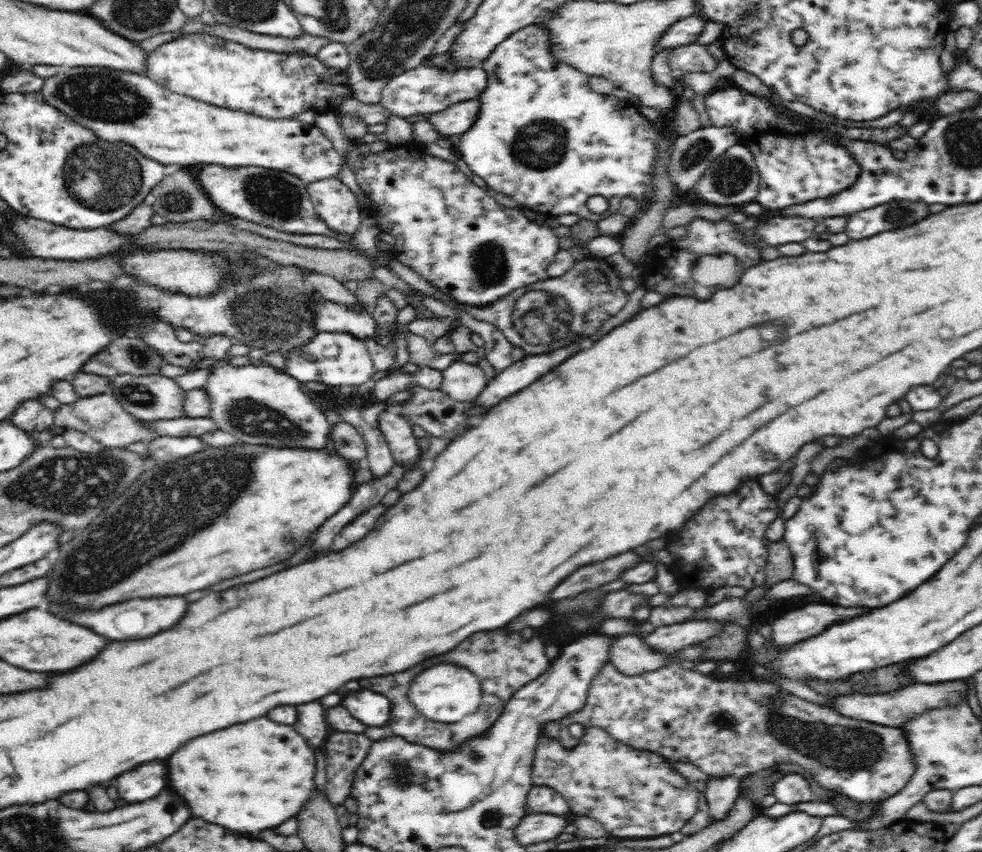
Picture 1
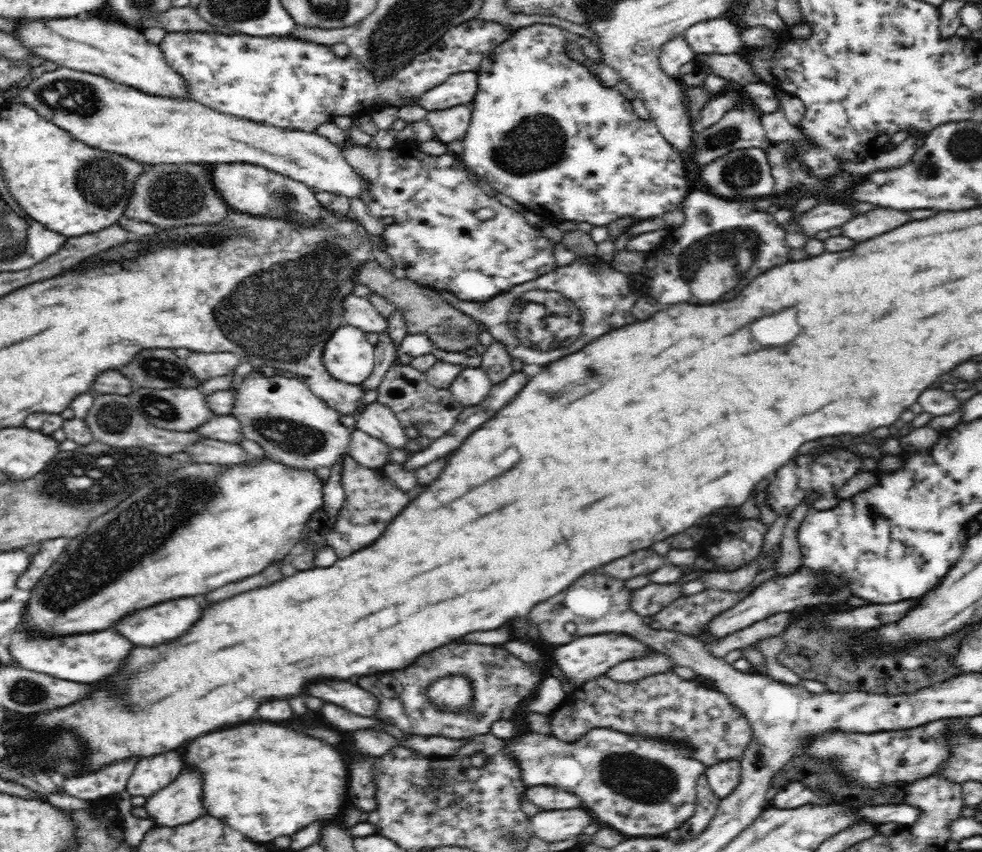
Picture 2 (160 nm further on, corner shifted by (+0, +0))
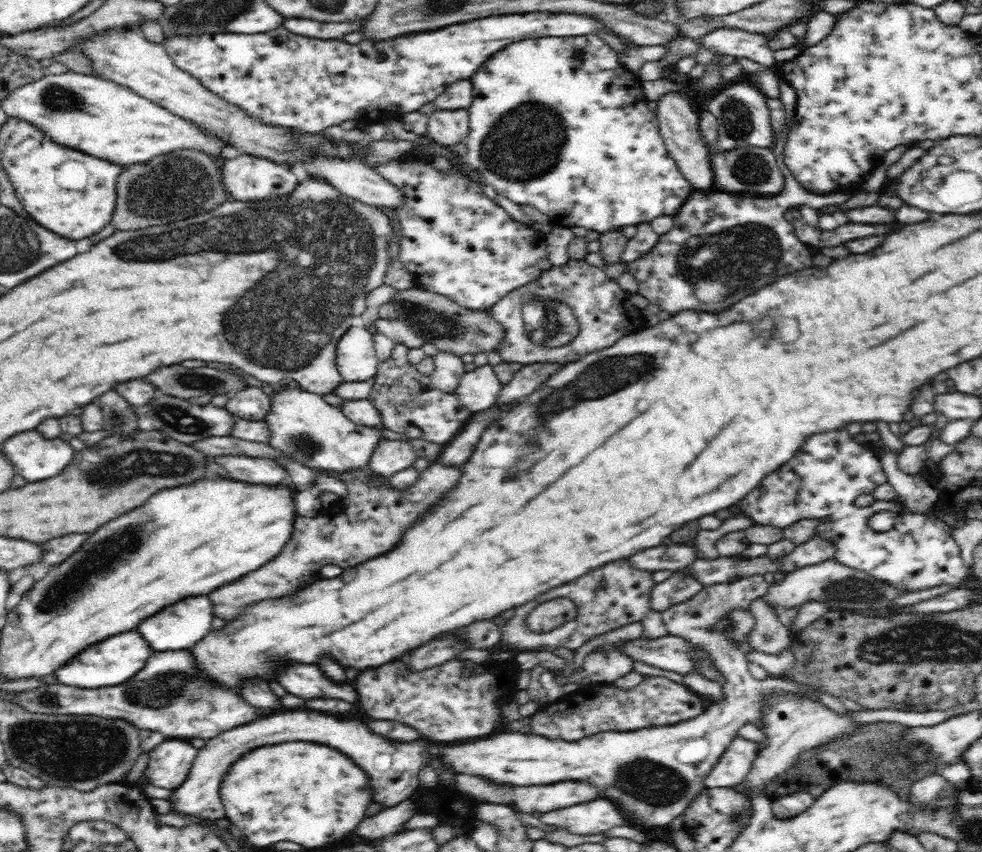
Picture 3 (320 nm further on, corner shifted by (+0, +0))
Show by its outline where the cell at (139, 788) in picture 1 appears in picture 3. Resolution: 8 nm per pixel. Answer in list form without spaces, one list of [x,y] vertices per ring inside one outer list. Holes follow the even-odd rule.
[[[167,738],[149,752],[147,782],[158,788],[177,789],[188,778],[198,751],[186,740]]]

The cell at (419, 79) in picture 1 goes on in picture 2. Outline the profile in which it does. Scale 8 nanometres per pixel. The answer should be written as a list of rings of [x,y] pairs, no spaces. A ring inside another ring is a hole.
[[[463,72],[452,75],[445,83],[439,84],[427,90],[413,104],[419,104],[426,110],[437,111],[458,106],[458,104],[470,104],[476,92],[478,92],[478,74],[474,72]]]

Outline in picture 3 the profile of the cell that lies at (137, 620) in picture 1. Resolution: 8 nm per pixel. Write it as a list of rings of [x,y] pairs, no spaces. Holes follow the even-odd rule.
[[[194,596],[182,602],[176,602],[164,608],[160,614],[148,618],[148,622],[142,622],[138,626],[138,632],[144,636],[144,640],[148,640],[148,644],[154,650],[184,650],[184,648],[192,648],[210,632],[212,620],[214,620],[214,610],[208,596]]]

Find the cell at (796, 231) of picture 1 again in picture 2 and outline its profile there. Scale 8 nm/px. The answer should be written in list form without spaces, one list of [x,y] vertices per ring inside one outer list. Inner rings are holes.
[[[836,202],[817,205],[800,216],[798,224],[802,226],[802,230],[808,236],[816,236],[822,230],[838,228],[838,226],[846,224],[848,220],[852,220],[854,216],[858,216],[850,208],[850,204],[851,202]]]

